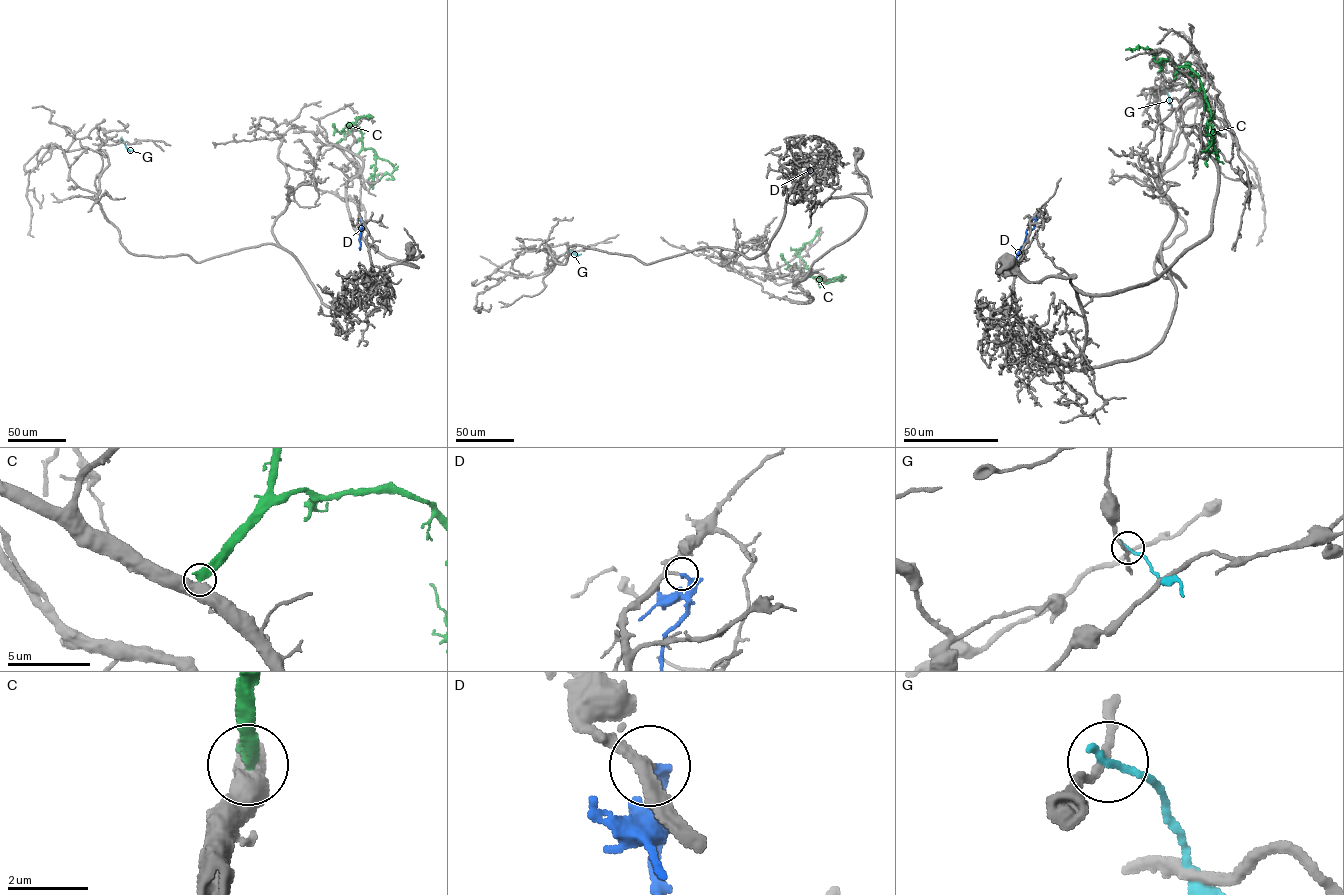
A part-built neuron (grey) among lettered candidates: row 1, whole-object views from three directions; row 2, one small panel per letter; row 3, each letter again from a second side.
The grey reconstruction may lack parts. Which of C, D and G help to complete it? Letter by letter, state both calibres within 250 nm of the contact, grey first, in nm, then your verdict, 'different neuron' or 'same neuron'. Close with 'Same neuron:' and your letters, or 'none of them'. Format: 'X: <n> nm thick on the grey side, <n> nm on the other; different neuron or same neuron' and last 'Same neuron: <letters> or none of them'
C: 550 nm thick on the grey side, 440 nm on the other; different neuron
D: 170 nm thick on the grey side, 240 nm on the other; same neuron
G: 180 nm thick on the grey side, 200 nm on the other; different neuron
Same neuron: D

